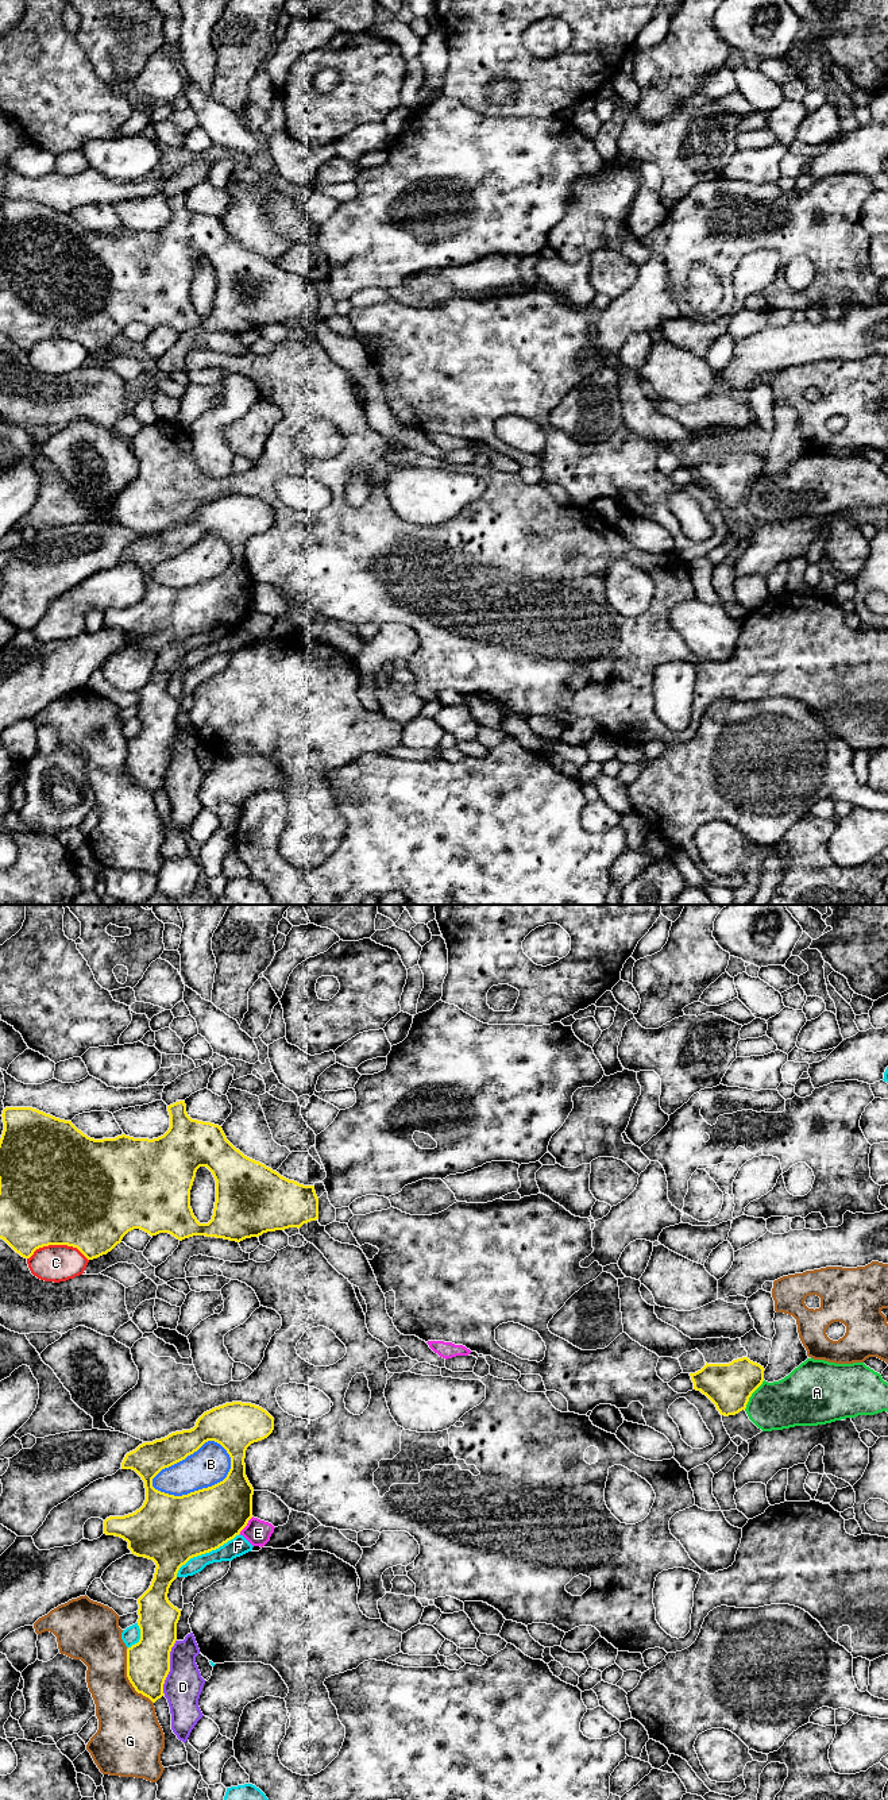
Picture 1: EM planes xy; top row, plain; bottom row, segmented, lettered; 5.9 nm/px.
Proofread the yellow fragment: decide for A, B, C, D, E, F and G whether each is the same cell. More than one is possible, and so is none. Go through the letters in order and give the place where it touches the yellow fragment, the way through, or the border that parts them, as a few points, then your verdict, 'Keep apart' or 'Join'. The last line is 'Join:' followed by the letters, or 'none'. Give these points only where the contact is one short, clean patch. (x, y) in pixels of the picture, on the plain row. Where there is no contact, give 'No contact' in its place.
A: Touches yellow at xy (751, 488). Boundary: xy (764, 473), (752, 486), (744, 501). Keep apart
B: Touches yellow at xy (199, 582). Keep apart
C: Touches yellow at xy (58, 336). Keep apart
D: Touches yellow at xy (169, 759). Keep apart
E: Touches yellow at xy (246, 617). Keep apart
F: Touches yellow at xy (205, 644). Keep apart
G: Touches yellow at xy (128, 771). Keep apart
Join: none

